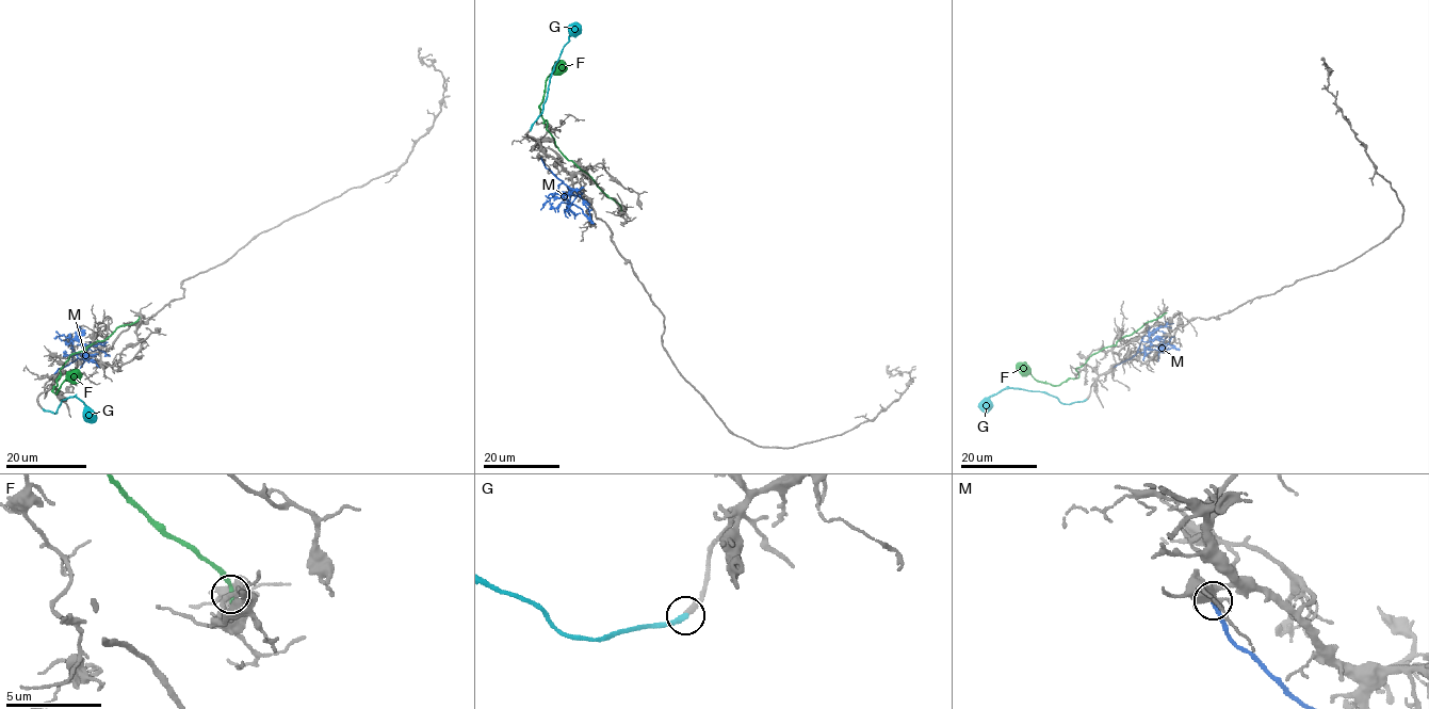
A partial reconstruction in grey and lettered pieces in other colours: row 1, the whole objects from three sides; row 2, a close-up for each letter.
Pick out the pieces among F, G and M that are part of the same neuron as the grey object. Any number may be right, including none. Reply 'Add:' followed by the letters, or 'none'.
Add: G

